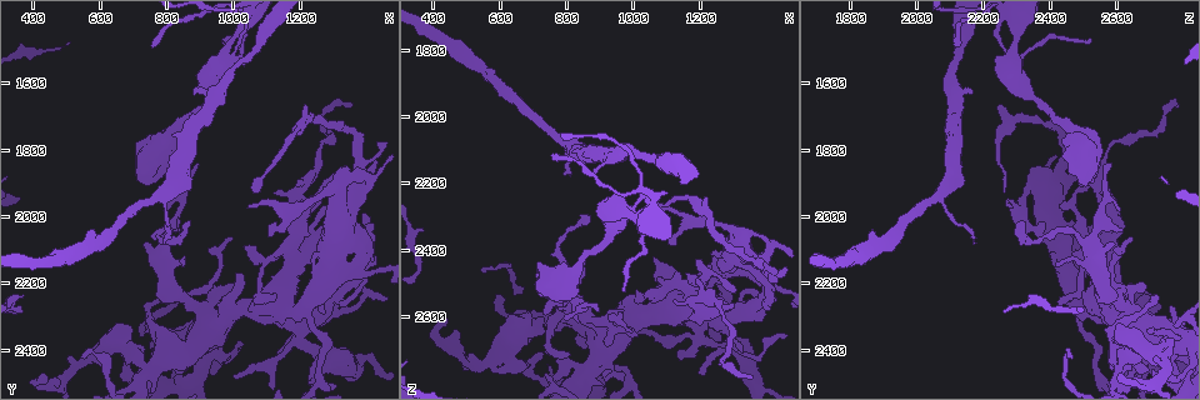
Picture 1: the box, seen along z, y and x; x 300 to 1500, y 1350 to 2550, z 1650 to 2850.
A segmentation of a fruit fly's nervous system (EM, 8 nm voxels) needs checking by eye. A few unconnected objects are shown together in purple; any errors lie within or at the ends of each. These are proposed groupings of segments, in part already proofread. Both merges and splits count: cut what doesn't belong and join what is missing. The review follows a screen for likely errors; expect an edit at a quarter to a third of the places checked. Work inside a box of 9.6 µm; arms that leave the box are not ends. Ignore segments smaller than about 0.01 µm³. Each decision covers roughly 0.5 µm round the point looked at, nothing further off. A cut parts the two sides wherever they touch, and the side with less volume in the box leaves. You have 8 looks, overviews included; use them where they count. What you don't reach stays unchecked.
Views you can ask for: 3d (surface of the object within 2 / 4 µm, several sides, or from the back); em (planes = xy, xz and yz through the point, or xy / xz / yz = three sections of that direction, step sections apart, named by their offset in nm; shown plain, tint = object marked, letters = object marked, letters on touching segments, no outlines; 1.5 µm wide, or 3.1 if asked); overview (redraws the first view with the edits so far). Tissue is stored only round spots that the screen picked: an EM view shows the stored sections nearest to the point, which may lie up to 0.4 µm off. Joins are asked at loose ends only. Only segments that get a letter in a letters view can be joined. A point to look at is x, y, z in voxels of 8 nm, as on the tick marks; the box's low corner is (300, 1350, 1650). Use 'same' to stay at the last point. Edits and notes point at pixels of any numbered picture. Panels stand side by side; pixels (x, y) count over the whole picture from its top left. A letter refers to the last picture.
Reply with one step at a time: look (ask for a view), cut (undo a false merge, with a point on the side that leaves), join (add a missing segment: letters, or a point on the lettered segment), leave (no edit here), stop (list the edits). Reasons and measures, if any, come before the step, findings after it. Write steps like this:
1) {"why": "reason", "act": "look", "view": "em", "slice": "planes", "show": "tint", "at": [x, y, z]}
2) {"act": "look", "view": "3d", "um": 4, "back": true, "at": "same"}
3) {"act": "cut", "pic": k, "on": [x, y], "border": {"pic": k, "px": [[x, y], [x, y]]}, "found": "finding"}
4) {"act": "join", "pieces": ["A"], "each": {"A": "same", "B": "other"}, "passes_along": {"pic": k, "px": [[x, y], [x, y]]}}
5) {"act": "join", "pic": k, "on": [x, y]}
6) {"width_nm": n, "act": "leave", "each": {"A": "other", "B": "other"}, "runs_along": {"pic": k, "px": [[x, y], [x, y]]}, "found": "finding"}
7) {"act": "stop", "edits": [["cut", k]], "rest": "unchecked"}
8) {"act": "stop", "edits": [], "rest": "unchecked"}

{"act": "look", "view": "3d", "um": 2, "at": [1250, 2500, 2560]}

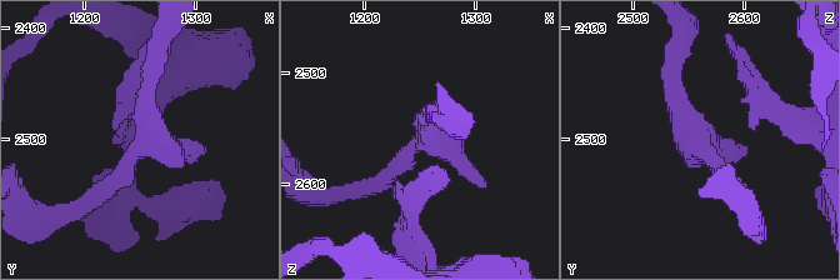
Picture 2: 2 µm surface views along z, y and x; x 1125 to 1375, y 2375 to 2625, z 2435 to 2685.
{"why": "shape alone is not enough", "act": "look", "view": "em", "slice": "xz", "step": 4, "show": "tint", "at": [1260, 2492, 2552]}

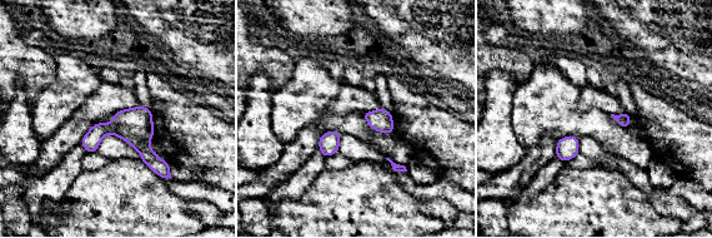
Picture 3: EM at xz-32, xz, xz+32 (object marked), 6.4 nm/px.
{"act": "look", "view": "em", "slice": "xy", "step": 8, "show": "letters", "at": "same"}

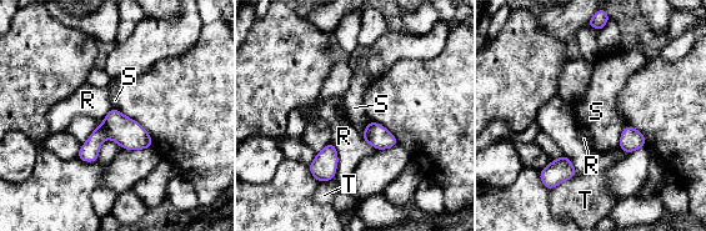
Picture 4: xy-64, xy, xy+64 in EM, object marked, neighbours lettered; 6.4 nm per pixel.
{"act": "leave", "each": {"R": "other", "S": "other", "T": "other"}, "border": {"pic": 4, "px": [[110, 108], [98, 126]]}, "found": "one neuron here"}

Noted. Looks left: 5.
{"why": "calibre changes", "act": "look", "view": "em", "slice": "planes", "show": "letters", "at": [720, 2490, 2600]}

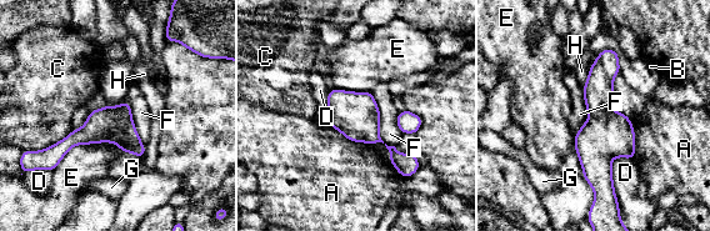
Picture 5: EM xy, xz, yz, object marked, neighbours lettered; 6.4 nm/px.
{"act": "leave", "each": {"A": "other", "B": "other", "C": "other", "D": "other", "E": "other", "F": "other", "G": "other", "H": "other"}, "runs_along": {"pic": 5, "px": [[608, 51], [600, 76], [600, 185]]}, "found": "one neuron here"}

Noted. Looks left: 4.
{"why": "stops while still wide", "act": "look", "view": "3d", "um": 2, "at": [740, 2080, 2600]}

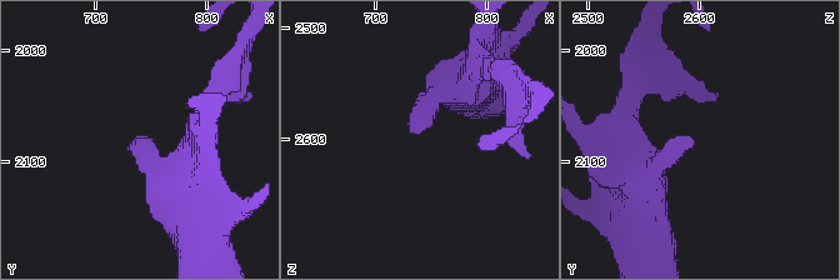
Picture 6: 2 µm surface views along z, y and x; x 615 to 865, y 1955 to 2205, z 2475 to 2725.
{"act": "look", "view": "em", "slice": "planes", "show": "letters", "at": [736, 2086, 2594]}

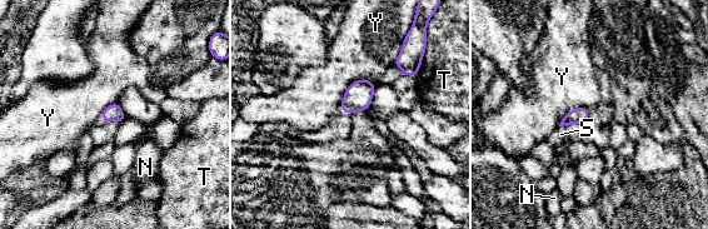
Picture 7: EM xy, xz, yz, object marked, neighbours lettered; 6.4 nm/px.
{"longest_contact_nm": ["Y", 280], "act": "leave", "each": {"N": "other", "S": "other", "T": "other", "Y": "other"}, "found": "none of them fits"}

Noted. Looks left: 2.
{"act": "stop", "edits": [], "rest": "unchecked"}

